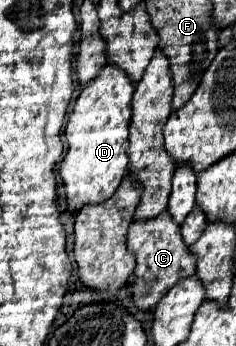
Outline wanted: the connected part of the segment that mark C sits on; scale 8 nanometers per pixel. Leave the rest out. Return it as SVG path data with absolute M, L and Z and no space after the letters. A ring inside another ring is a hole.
M164 210L150 220L134 220L128 228L128 248L136 254L136 270L132 280L132 296L138 308L154 308L158 300L184 276L196 272L196 258L180 236L180 226Z

